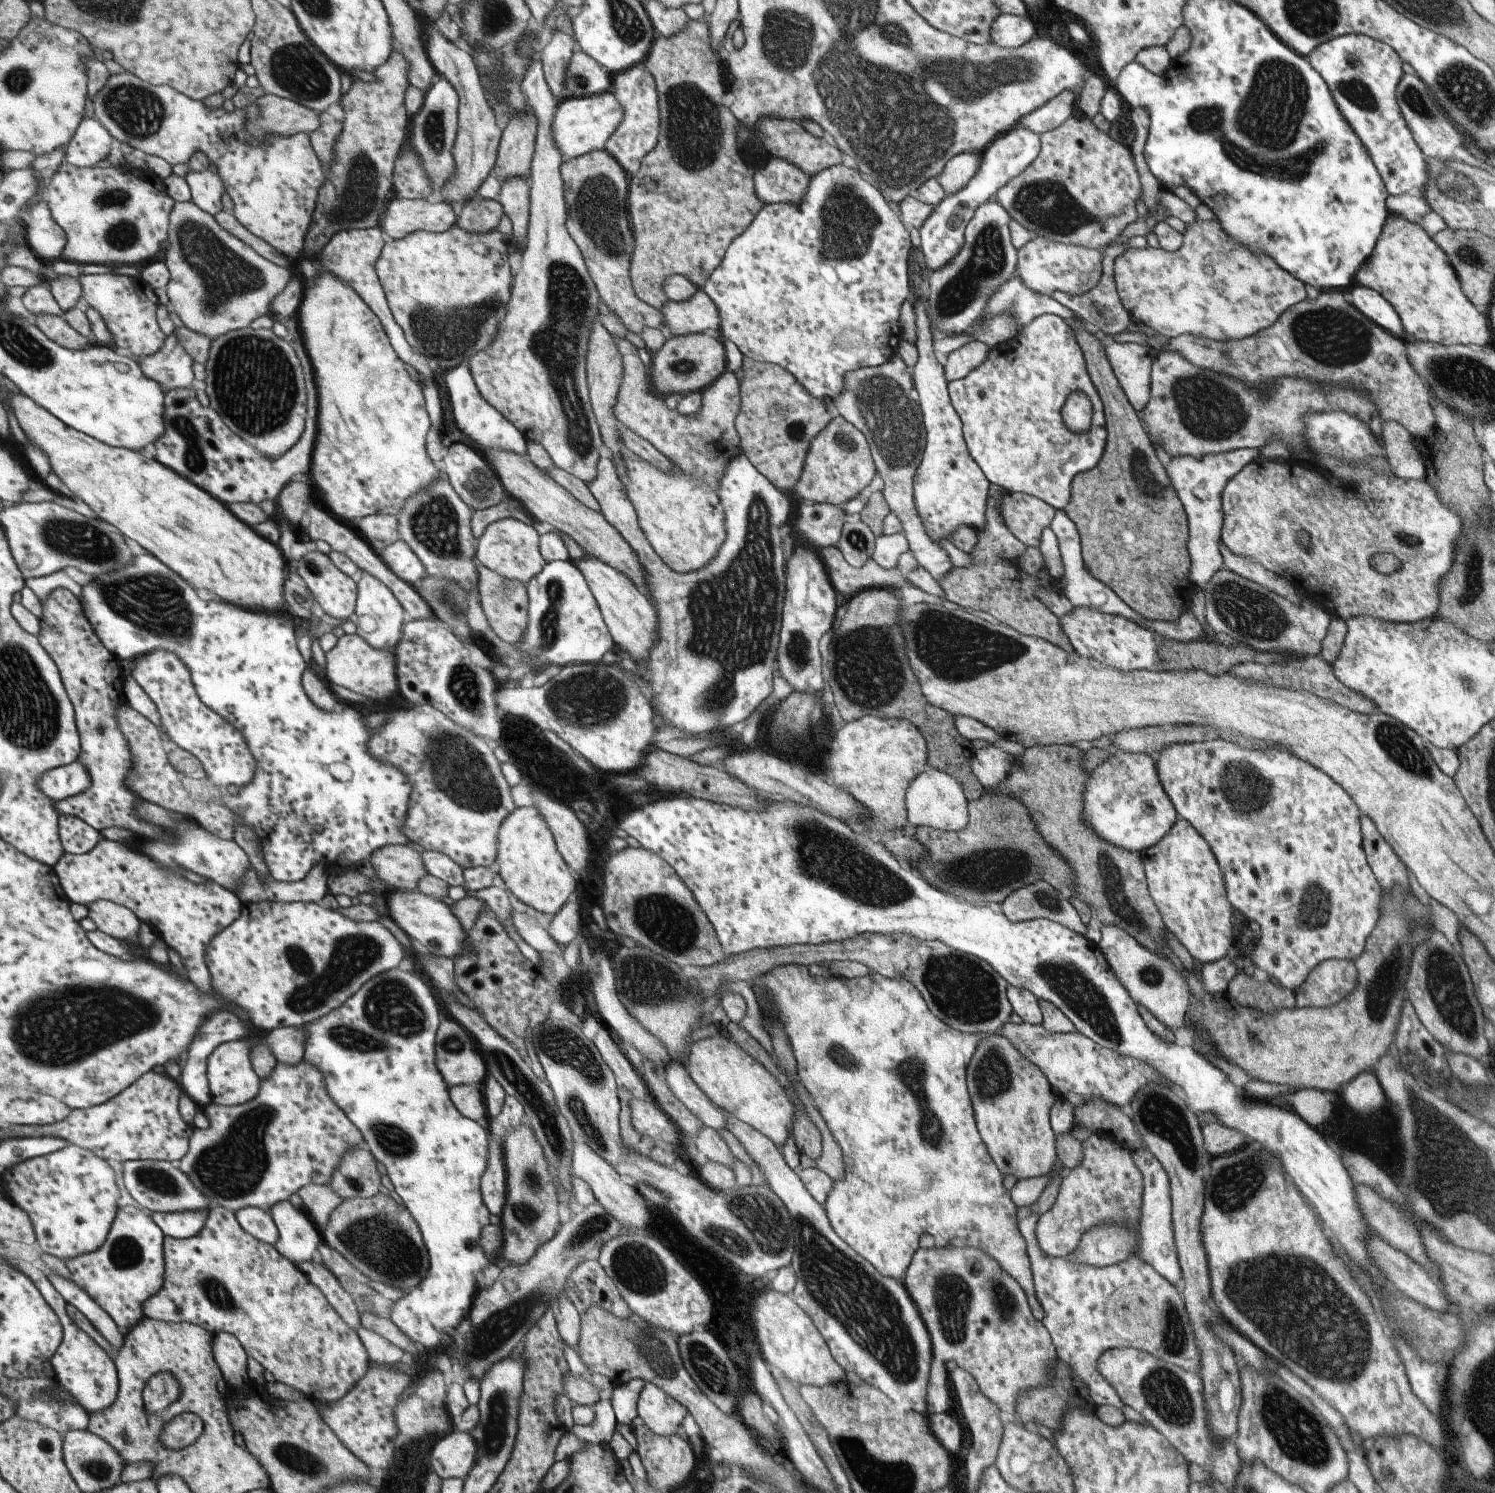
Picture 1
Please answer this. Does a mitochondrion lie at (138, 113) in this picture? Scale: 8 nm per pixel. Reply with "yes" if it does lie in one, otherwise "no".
yes

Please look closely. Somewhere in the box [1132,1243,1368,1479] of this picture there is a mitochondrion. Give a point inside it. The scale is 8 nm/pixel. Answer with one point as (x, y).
(1297, 1434)

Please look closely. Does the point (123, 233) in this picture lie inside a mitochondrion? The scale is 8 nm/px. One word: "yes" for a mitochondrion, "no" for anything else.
yes

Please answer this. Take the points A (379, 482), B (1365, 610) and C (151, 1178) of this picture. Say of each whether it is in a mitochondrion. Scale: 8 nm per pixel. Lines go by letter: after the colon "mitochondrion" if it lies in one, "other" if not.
A: other
B: other
C: mitochondrion

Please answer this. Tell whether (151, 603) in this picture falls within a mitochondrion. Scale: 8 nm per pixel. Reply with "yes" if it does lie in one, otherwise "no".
yes

